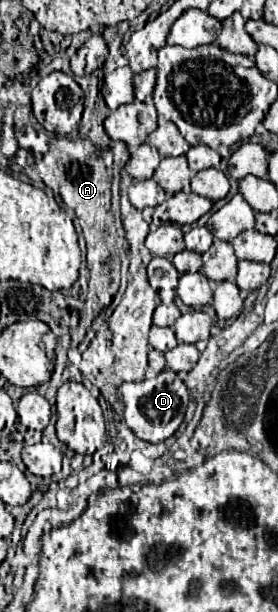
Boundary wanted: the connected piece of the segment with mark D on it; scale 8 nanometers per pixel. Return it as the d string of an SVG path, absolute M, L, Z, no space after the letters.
M170 368L162 370L152 380L122 384L120 386L120 394L122 394L122 402L124 404L113 404L112 408L121 417L123 417L124 412L123 419L126 422L126 426L140 440L146 440L150 444L164 442L178 430L178 426L184 420L184 412L186 412L186 406L188 406L188 388L178 378L178 374L172 372Z

